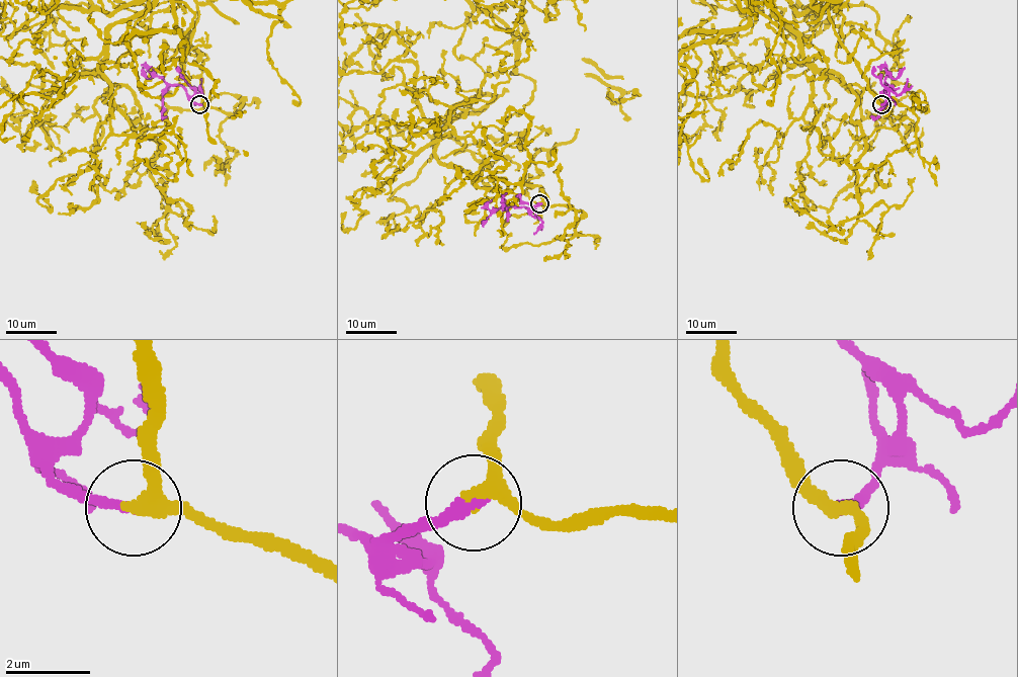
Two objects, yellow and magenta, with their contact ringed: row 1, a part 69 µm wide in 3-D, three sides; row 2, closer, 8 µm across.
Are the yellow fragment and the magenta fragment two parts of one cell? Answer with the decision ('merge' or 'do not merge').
merge

